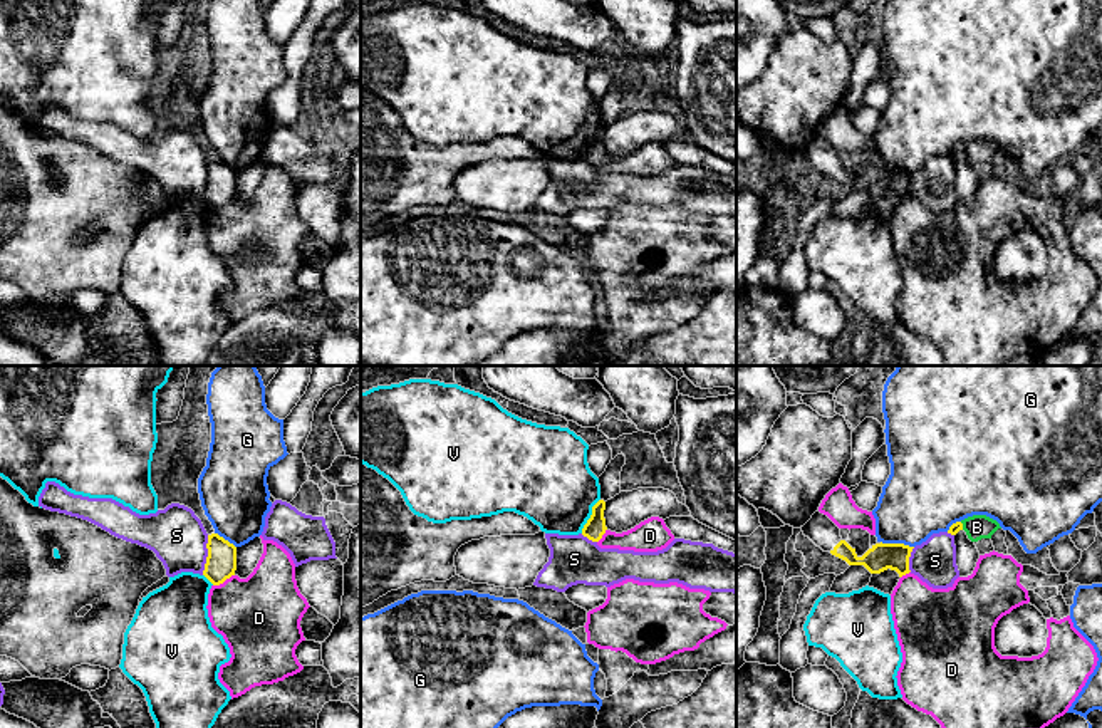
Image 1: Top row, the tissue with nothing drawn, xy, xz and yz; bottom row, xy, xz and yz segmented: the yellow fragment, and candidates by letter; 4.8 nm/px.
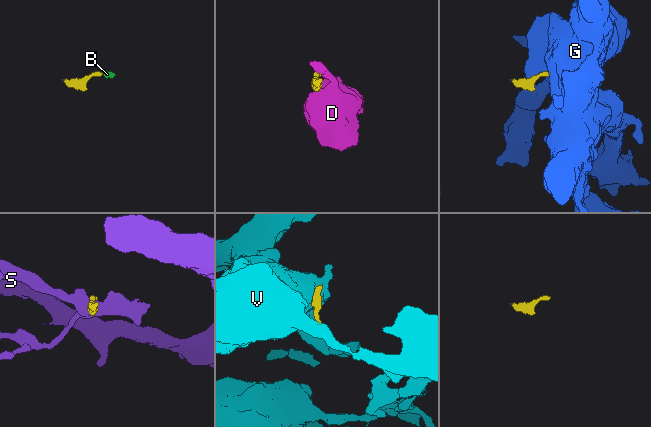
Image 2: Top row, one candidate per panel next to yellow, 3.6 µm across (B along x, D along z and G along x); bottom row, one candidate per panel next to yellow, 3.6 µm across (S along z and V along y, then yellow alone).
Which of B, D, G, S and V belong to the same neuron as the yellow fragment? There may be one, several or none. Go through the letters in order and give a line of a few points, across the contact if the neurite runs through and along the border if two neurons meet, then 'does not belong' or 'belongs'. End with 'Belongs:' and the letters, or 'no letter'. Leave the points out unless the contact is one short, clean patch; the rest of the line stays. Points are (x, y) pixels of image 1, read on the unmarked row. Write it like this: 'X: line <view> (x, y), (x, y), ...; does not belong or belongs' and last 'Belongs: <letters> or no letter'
B: line yz (958, 150), (961, 150), (977, 151); belongs
D: line xy (233, 198), (213, 210); does not belong
G: line yz (881, 165), (913, 171); does not belong
S: line xy (208, 160), (207, 187), (202, 198); does not belong
V: line xz (599, 123), (581, 156); does not belong
Belongs: B

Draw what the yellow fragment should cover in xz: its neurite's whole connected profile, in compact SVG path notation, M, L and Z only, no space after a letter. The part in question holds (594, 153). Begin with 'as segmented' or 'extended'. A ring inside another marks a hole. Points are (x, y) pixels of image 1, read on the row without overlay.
as segmented; M599 124L592 131L592 139L582 153L582 159L587 161L592 166L599 166L607 154L604 134L606 134L606 126Z

